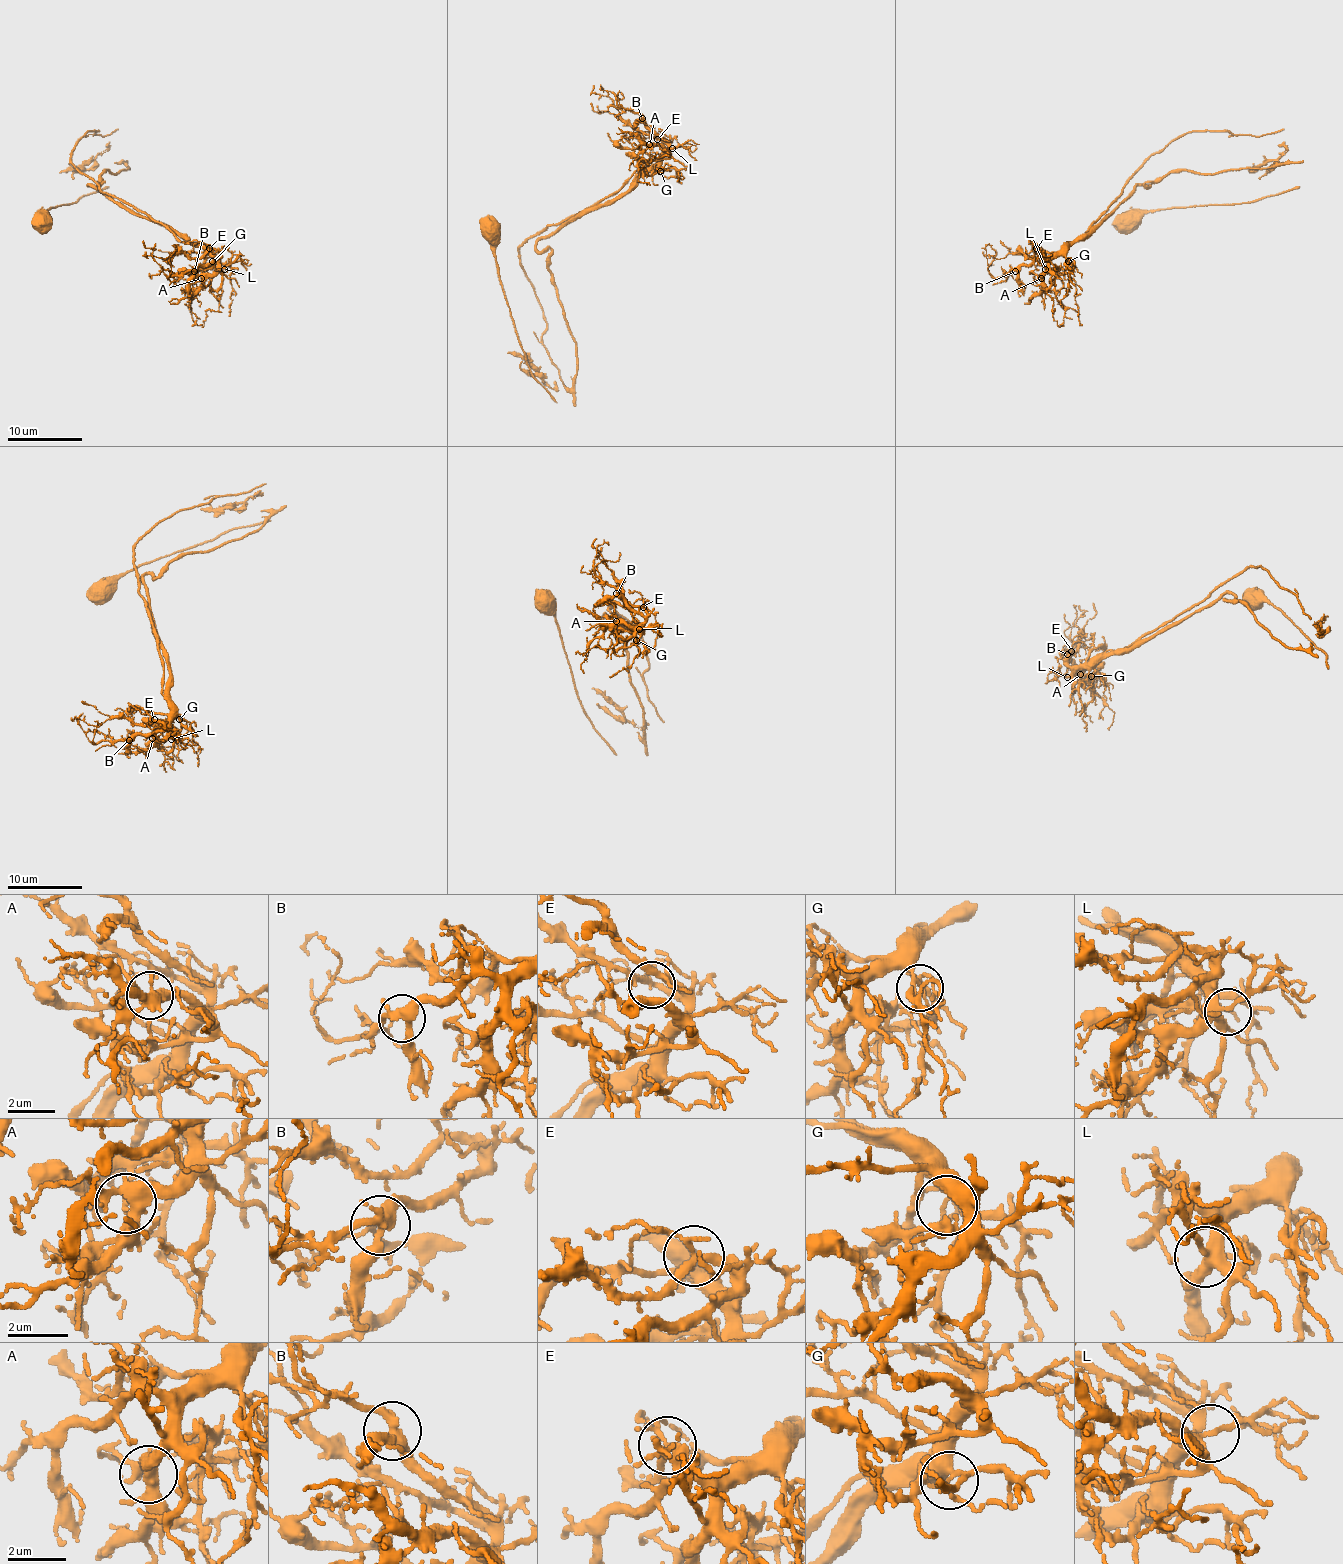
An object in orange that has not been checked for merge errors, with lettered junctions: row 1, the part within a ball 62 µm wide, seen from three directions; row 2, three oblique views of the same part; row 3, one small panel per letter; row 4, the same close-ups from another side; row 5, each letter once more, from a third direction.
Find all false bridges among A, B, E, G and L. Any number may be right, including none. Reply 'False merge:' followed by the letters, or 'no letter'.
False merge: no letter

